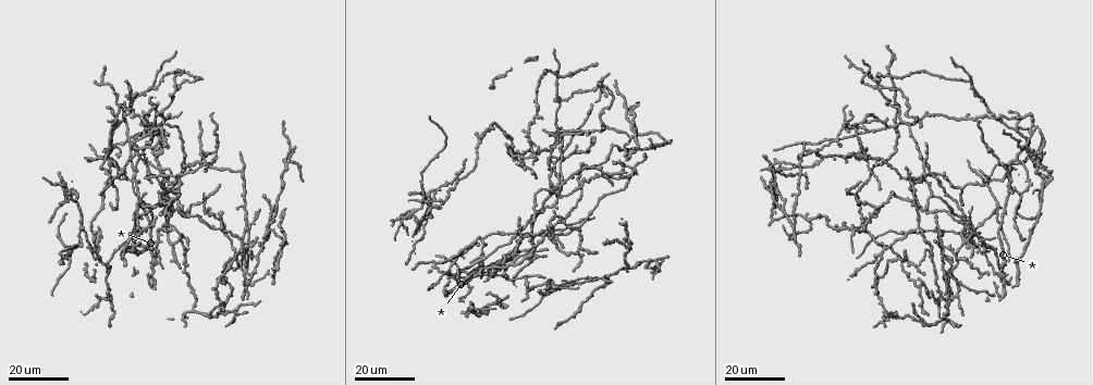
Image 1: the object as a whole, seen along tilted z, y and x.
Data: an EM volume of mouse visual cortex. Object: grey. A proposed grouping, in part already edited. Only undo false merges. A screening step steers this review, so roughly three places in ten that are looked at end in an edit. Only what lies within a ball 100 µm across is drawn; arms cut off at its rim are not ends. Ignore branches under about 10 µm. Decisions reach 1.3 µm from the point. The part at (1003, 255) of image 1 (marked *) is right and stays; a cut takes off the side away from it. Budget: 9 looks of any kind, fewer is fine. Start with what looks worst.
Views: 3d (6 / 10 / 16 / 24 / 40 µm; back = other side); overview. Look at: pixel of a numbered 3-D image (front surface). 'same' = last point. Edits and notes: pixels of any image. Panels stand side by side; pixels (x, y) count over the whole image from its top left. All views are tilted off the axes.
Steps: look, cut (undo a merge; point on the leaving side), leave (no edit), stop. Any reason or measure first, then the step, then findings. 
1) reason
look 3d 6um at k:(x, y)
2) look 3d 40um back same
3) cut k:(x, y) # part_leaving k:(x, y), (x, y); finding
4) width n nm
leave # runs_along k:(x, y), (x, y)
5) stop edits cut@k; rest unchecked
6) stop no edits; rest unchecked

looks like a crossing
look 3d 24um at 1:(948, 290)

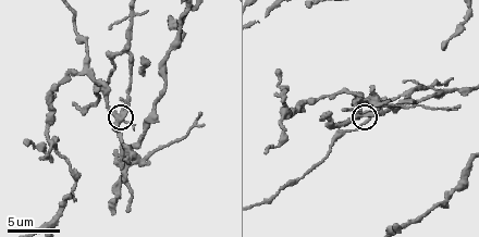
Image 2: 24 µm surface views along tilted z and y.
look 3d 6um at 2:(118, 113)

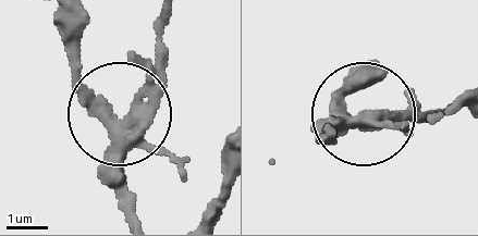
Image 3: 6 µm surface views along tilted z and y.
look 3d 6um back at 3:(123, 123)

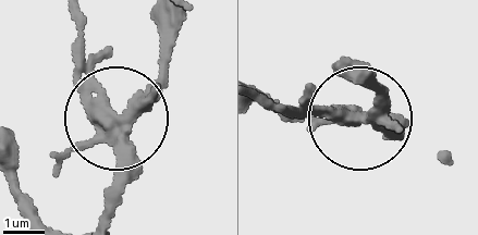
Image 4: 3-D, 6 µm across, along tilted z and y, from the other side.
arms 5
cut 4:(81, 91) # part_leaving 4:(120, 127), (77, 20); two neurons meet here

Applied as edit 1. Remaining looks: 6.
looks like a crossing
look 3d 24um at 1:(136, 147)

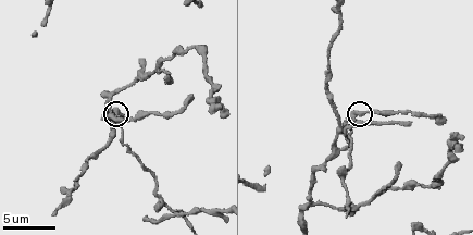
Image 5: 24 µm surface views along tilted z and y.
look 3d 10um at 5:(357, 112)

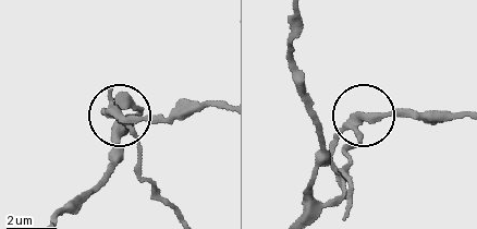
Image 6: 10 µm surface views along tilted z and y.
cut 6:(133, 134) # part_leaving 6:(114, 109), (137, 144), (141, 175), (176, 215); two neurons meet here

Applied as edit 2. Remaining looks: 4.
look overview

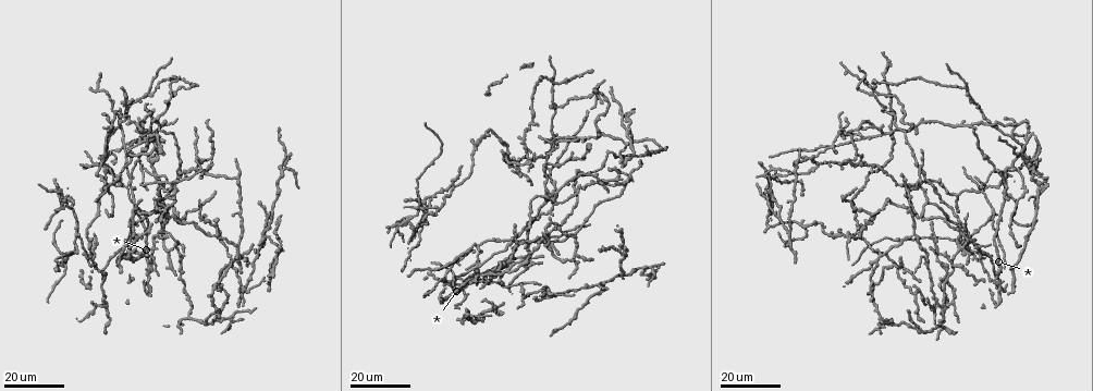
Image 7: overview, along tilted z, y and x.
look 3d 16um at 7:(124, 144)

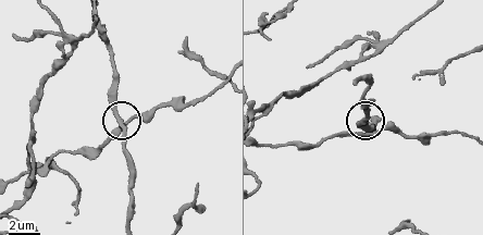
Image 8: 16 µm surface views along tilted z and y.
look 3d 6um at 8:(359, 120)

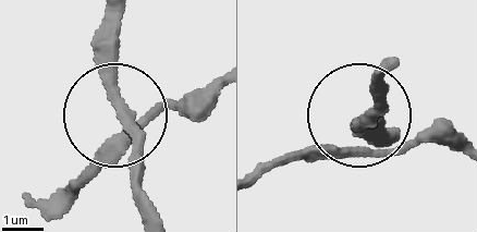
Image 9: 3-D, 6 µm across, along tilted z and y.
arms 4
leave # runs_along 9:(146, 208), (117, 109), (110, 20); all the same neuron

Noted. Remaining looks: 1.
stop edits cut@4, cut@6; rest unchecked

